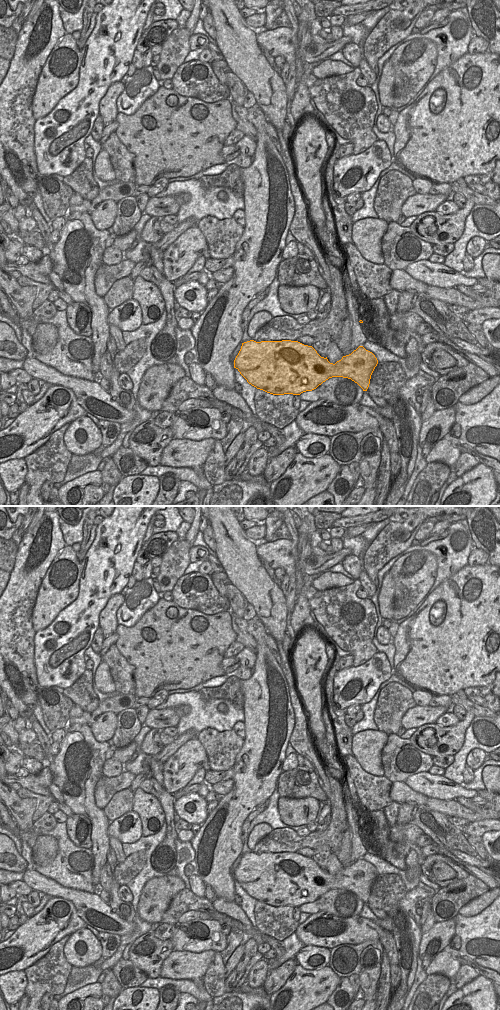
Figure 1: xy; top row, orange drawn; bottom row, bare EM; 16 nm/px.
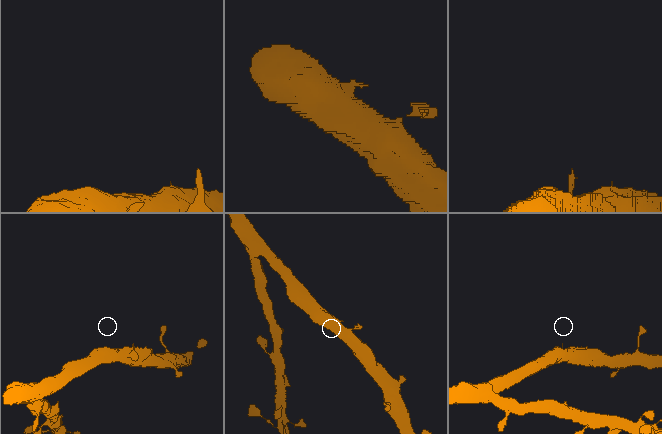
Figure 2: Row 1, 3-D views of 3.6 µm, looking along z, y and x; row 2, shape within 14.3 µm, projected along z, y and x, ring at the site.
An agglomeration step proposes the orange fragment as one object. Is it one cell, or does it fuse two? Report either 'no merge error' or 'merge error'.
no merge error

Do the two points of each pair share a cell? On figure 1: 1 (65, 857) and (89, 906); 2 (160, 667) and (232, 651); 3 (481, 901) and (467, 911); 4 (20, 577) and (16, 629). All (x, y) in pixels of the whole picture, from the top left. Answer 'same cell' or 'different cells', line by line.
1: different cells
2: different cells
3: same cell
4: same cell

